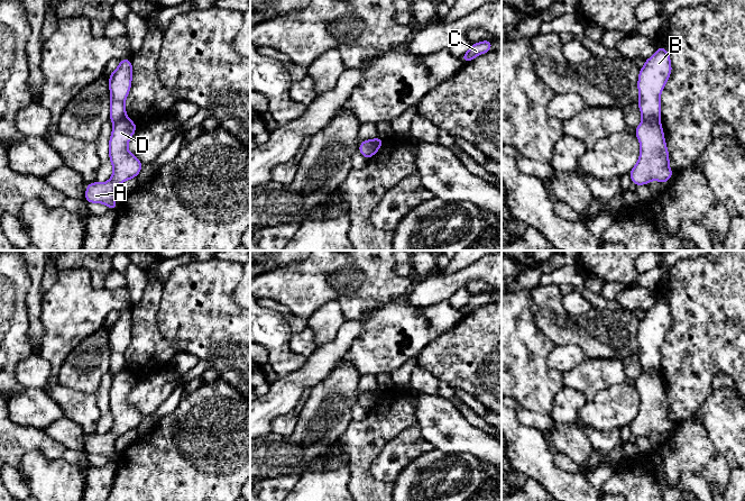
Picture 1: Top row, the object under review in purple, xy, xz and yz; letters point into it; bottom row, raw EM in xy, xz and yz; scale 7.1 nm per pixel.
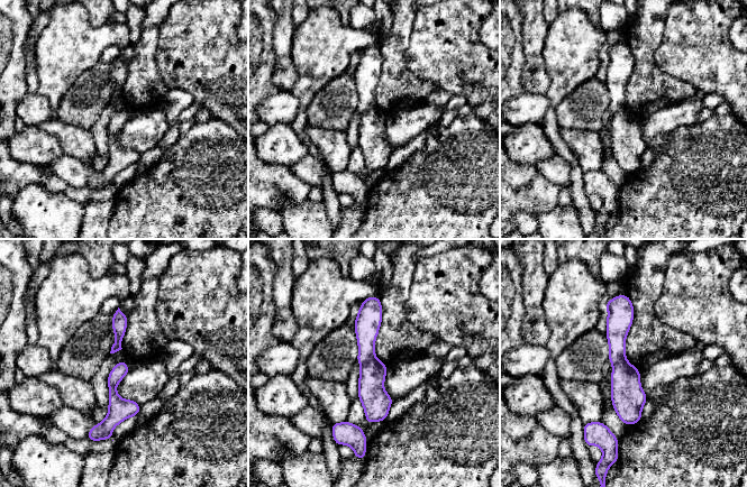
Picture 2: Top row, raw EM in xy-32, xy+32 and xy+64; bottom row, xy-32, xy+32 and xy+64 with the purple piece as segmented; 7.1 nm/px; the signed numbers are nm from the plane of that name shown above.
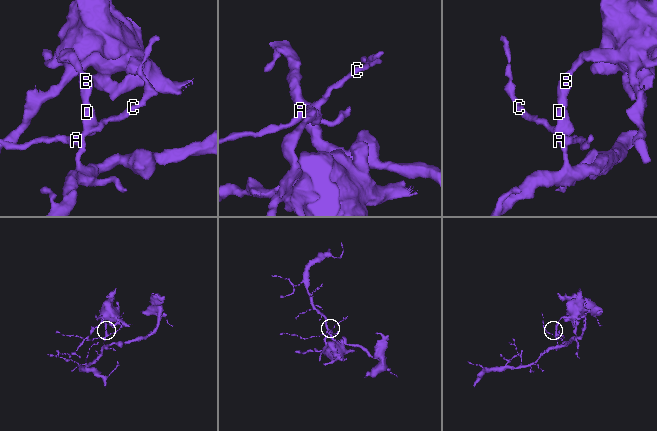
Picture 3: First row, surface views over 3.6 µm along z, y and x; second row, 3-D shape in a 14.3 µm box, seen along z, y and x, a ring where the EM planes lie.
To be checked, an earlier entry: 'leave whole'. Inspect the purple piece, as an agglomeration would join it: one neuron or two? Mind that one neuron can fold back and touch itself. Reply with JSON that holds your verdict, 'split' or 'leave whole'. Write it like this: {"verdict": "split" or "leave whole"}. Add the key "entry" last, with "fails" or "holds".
{"verdict": "split", "entry": "fails"}

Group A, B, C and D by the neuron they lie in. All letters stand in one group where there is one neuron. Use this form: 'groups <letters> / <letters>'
groups A C D / B

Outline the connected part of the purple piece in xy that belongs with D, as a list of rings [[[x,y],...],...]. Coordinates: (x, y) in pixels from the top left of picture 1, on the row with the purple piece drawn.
[[[128,117],[113,125],[109,139],[109,158],[113,166],[113,173],[110,180],[104,183],[91,182],[88,184],[84,199],[89,203],[103,203],[110,207],[110,211],[116,211],[116,188],[137,177],[140,173],[144,164],[127,148],[137,127]]]

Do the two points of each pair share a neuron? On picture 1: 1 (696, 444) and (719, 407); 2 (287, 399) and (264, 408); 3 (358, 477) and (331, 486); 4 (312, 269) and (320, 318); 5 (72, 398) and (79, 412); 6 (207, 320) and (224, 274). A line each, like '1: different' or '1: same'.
1: different
2: same
3: different
4: different
5: same
6: same

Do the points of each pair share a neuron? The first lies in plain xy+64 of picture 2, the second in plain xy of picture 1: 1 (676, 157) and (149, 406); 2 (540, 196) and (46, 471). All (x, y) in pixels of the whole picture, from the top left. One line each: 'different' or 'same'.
1: different
2: different

